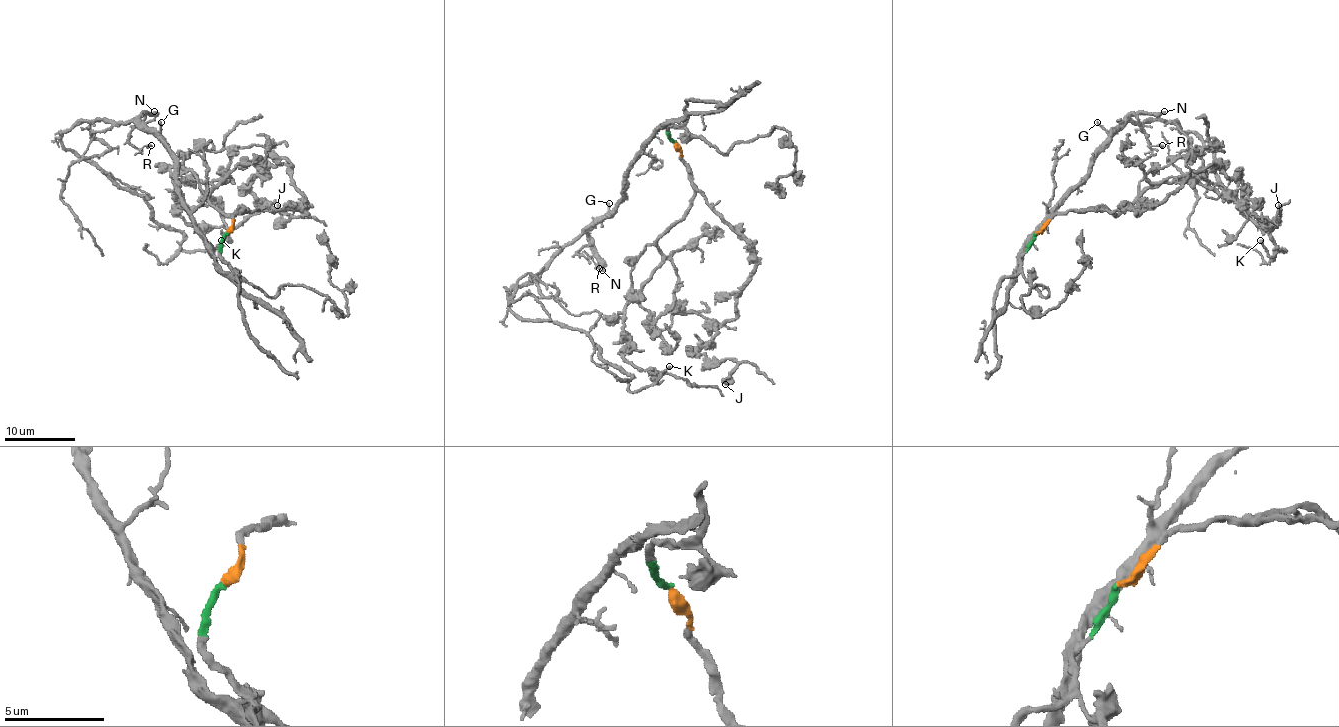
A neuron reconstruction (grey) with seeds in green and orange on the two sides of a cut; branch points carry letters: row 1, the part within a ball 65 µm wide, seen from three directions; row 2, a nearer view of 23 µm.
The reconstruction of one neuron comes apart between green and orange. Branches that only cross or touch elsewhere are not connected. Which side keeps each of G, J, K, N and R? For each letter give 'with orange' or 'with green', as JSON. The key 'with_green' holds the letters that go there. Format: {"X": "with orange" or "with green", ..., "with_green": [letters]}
{"G": "with green", "J": "with orange", "K": "with green", "N": "with green", "R": "with green", "with_green": ["G", "K", "N", "R"]}

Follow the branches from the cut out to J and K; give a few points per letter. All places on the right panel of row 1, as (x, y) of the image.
J: (1036, 232), (1055, 215), (1155, 204), (1192, 171), (1212, 164), (1240, 178), (1258, 217), (1270, 222), (1279, 204)
K: (1036, 234), (1022, 257), (1127, 121), (1175, 121), (1212, 153), (1222, 190), (1286, 250), (1272, 255), (1259, 239)

